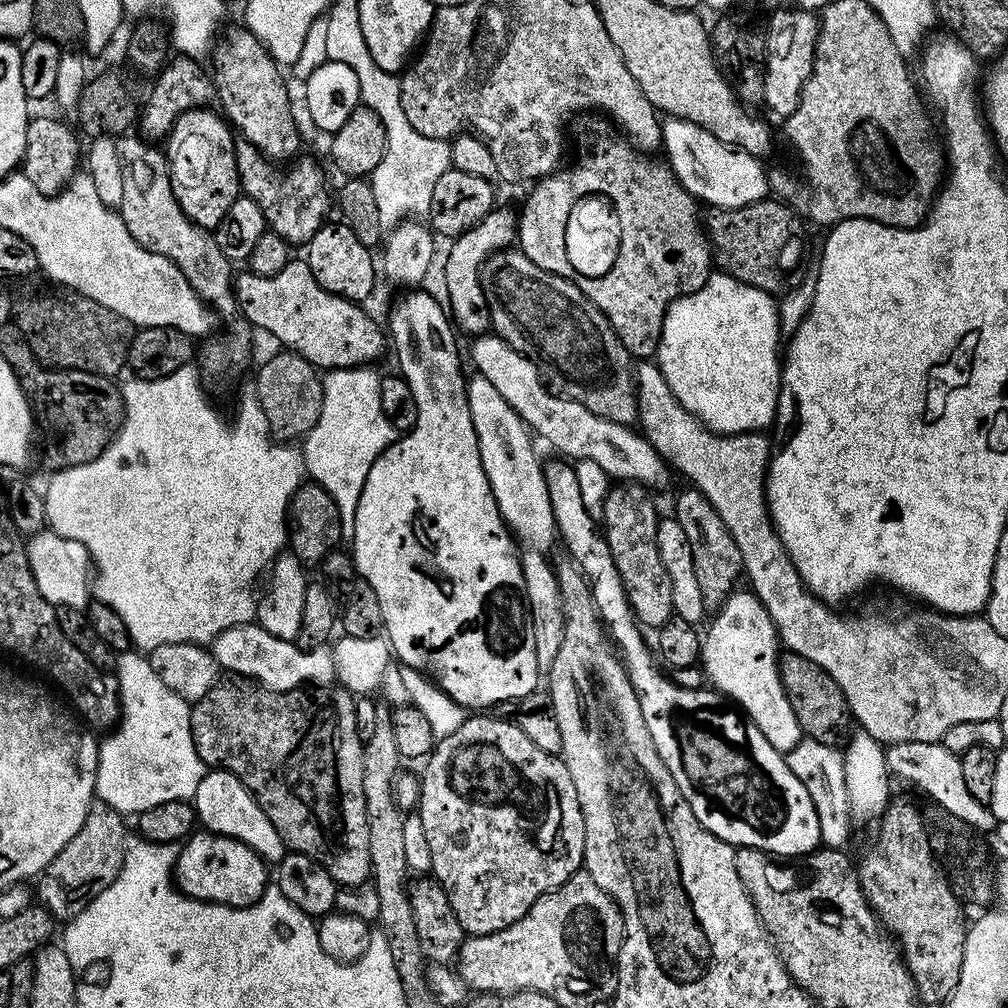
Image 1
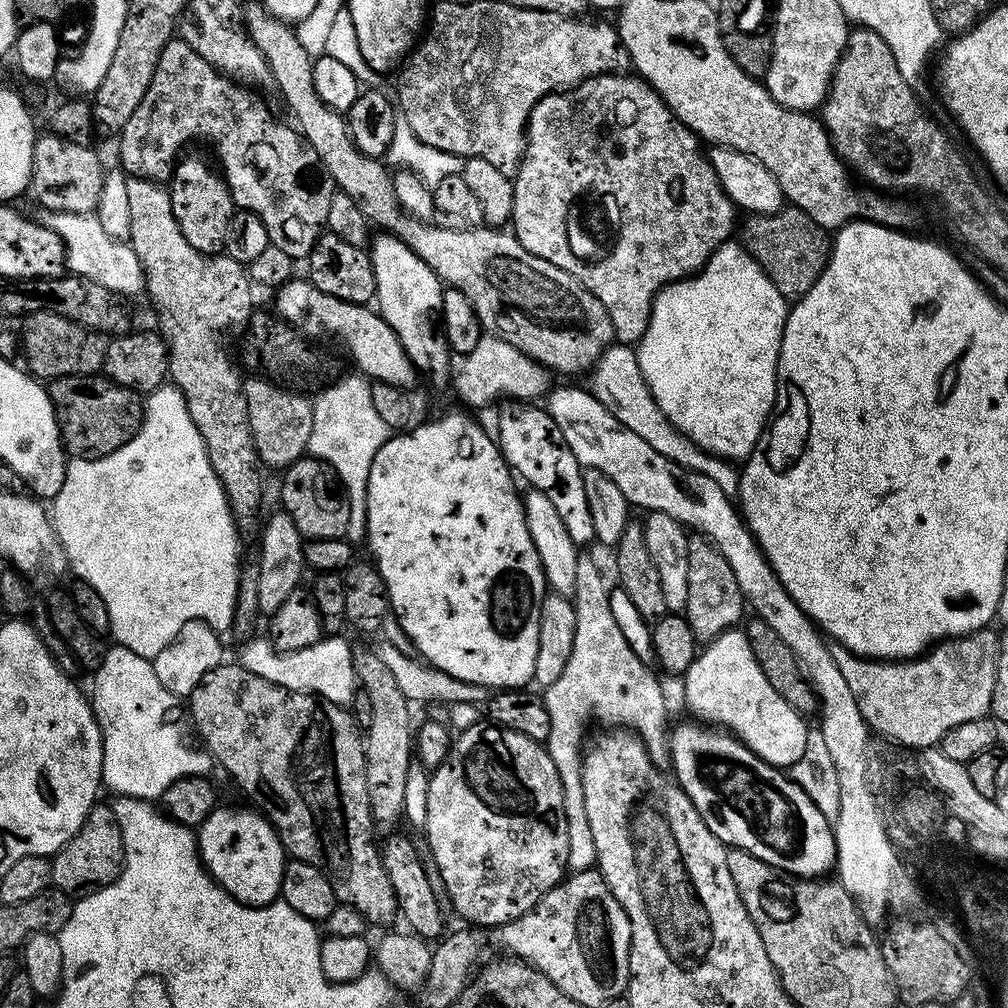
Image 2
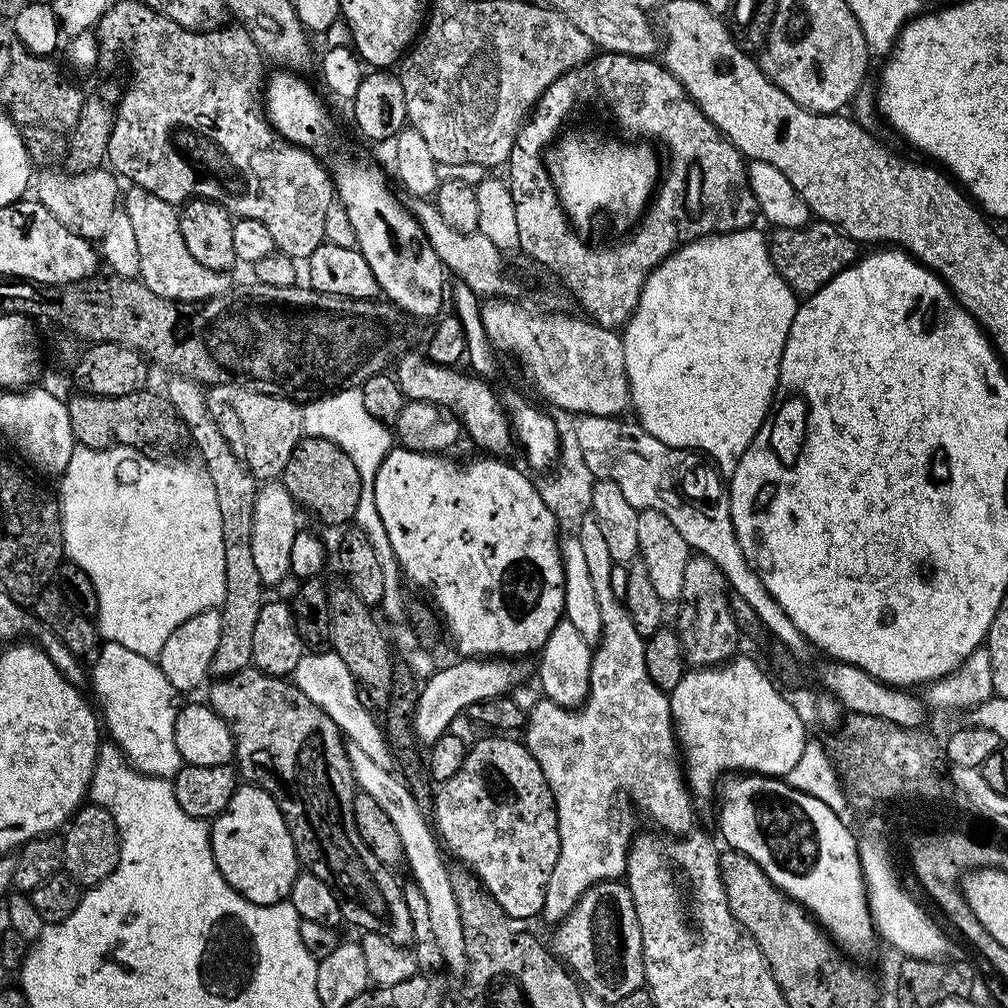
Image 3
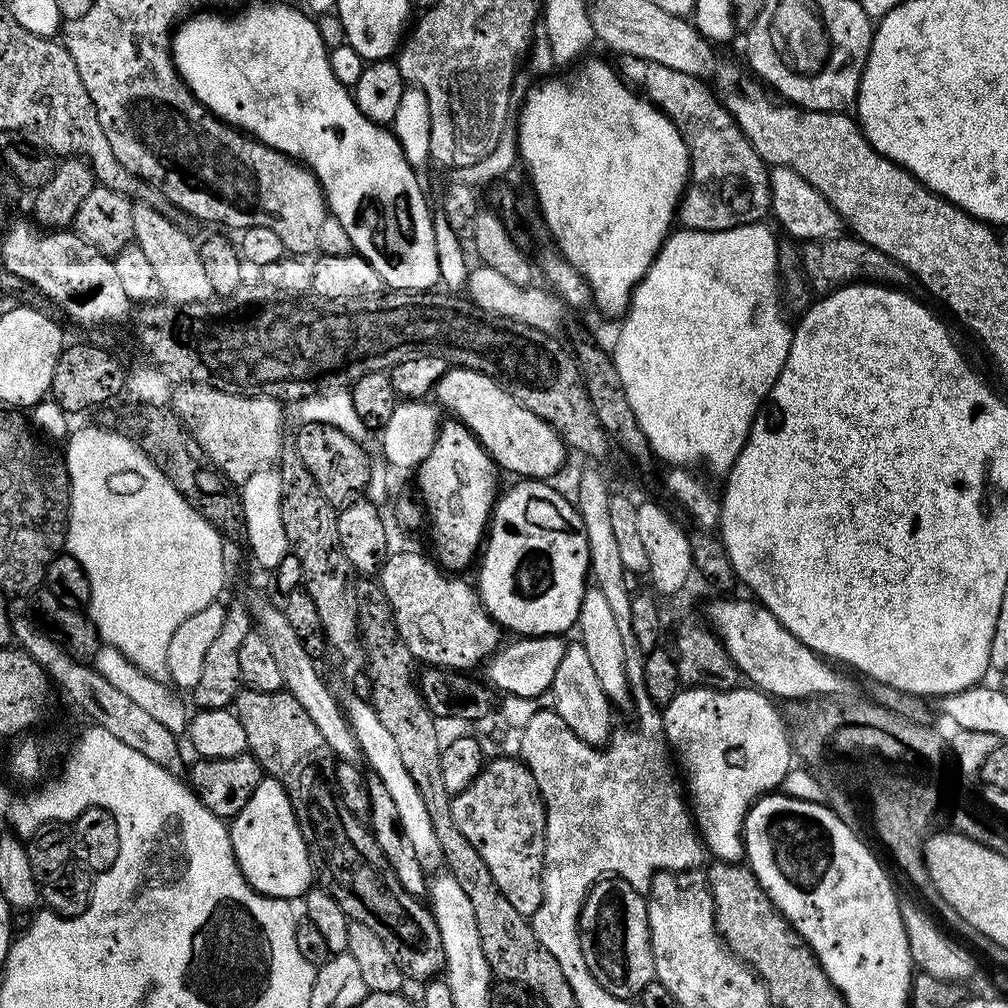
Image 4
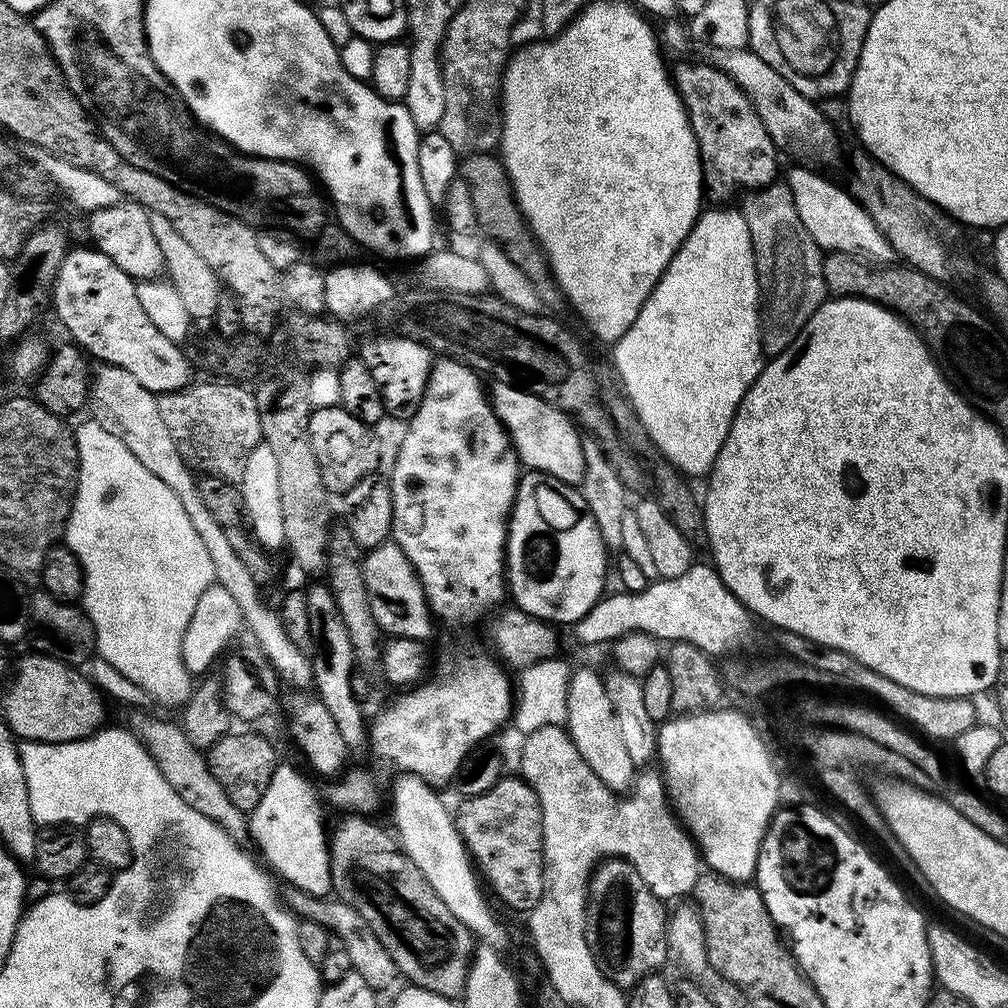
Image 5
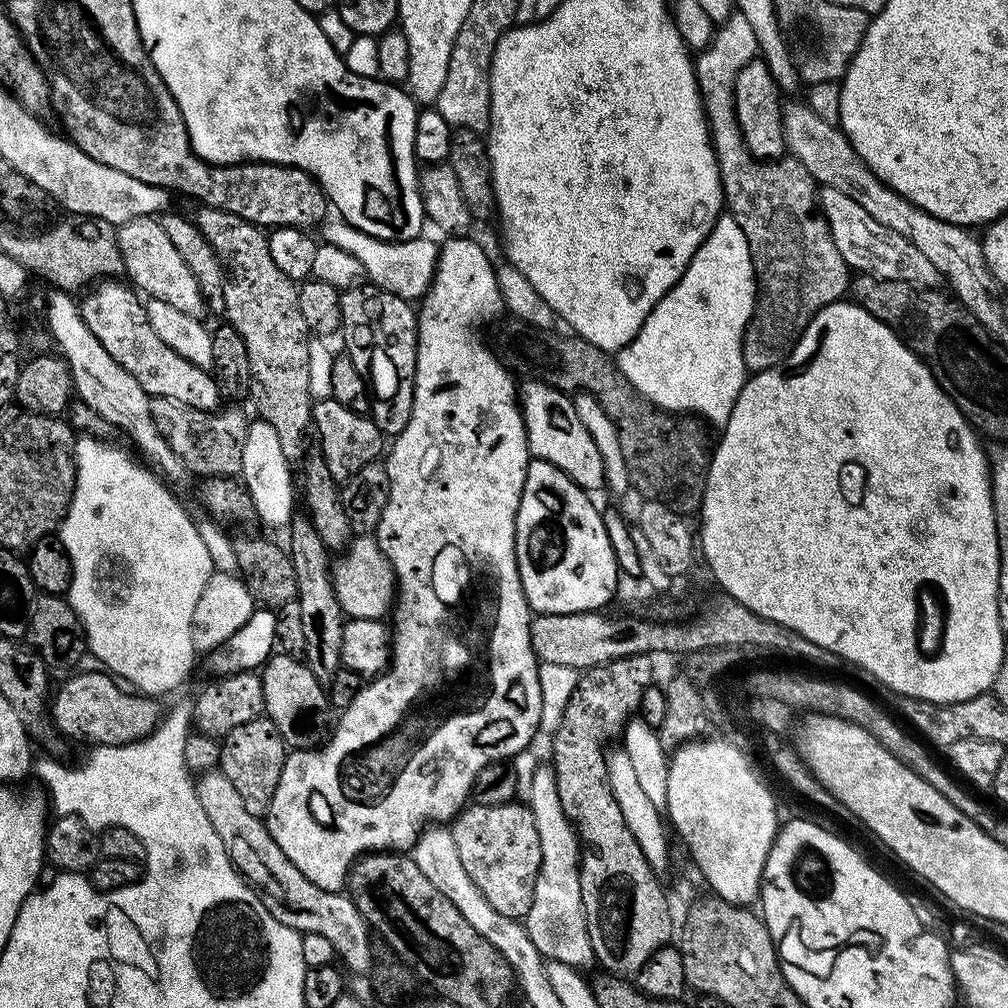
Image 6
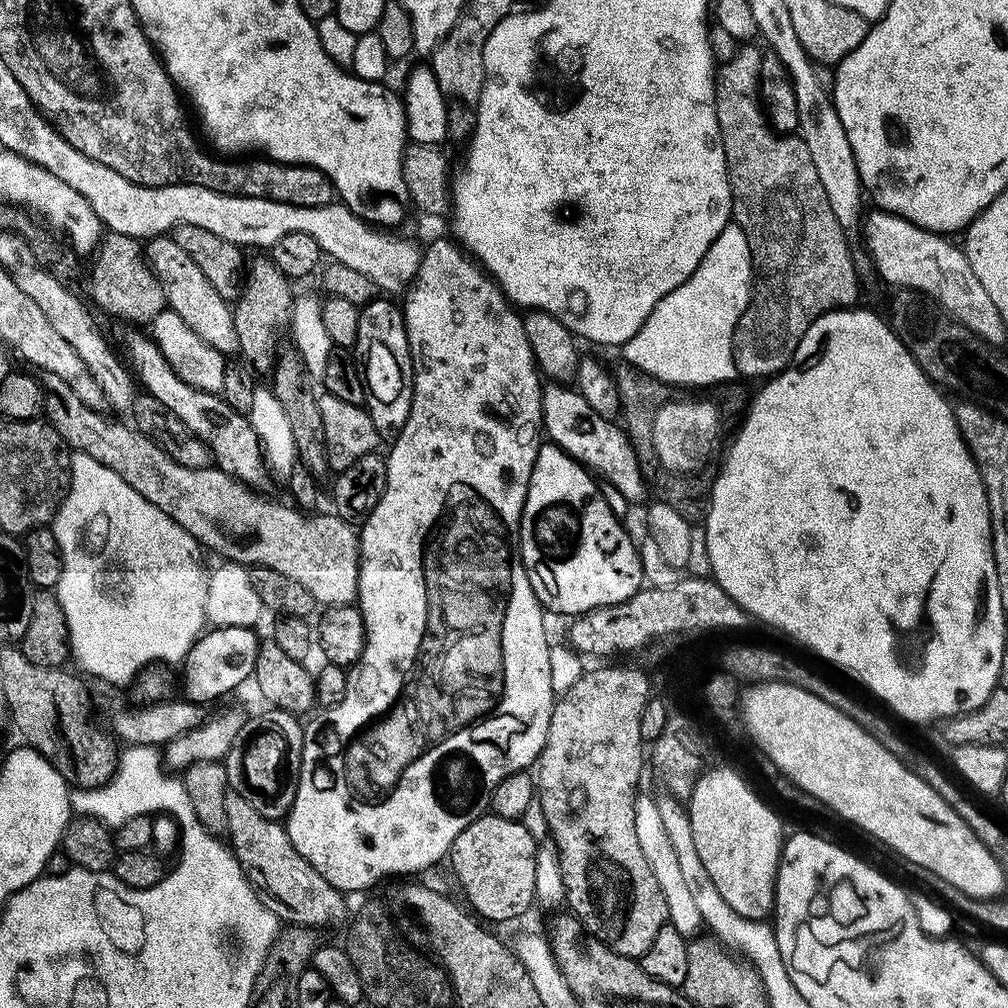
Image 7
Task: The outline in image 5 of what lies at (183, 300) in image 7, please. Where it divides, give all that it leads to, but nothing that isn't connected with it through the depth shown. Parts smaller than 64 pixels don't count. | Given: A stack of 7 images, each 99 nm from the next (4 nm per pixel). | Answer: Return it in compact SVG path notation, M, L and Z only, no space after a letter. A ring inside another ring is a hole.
M121 202L91 213L87 217L91 243L126 274L137 281L155 280L164 272L164 259L158 250L154 232L150 230L149 212L140 204Z

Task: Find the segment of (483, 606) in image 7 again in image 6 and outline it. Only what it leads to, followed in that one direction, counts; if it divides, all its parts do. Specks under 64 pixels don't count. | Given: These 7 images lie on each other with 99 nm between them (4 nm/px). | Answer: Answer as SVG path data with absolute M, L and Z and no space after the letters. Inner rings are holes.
M453 236L445 239L443 241L445 244L441 243L439 245L436 254L436 273L432 275L432 284L428 287L427 292L424 293L418 304L418 319L416 322L416 373L414 374L414 402L412 403L410 422L406 426L406 430L399 432L391 441L390 447L386 452L388 477L390 478L392 485L390 486L388 501L382 510L382 518L378 522L374 535L378 542L378 546L382 550L382 554L386 554L386 558L394 570L394 574L396 575L396 587L398 589L398 599L394 604L396 628L394 624L394 631L390 636L392 641L390 663L379 676L369 679L367 683L357 689L356 696L350 704L343 708L339 713L340 721L338 721L337 724L335 721L334 727L331 729L330 735L328 739L324 741L322 747L301 748L299 750L289 751L287 755L285 755L284 765L282 766L282 778L278 778L278 786L274 790L274 798L268 803L266 823L270 830L270 834L274 838L274 842L278 842L282 854L286 854L286 858L290 858L290 862L294 862L294 866L298 866L298 870L302 870L302 874L306 874L306 878L310 878L310 882L314 882L314 886L318 886L327 892L345 891L348 882L348 873L352 871L352 865L356 863L361 854L371 854L373 852L399 852L404 854L409 850L412 850L415 847L416 841L419 839L421 832L425 830L426 825L429 822L451 821L456 813L461 811L461 809L469 803L472 795L472 787L474 786L474 778L478 778L478 774L482 769L491 764L511 761L511 756L518 755L519 752L535 738L535 736L538 736L540 714L542 712L542 691L539 685L540 665L536 659L536 651L532 648L532 621L534 619L534 613L526 602L526 594L522 590L522 582L520 581L520 575L518 574L518 562L516 561L516 511L520 509L520 499L522 498L522 490L524 489L524 483L526 482L526 470L528 469L530 453L528 451L528 439L526 438L524 415L520 412L520 406L518 403L517 381L512 381L512 376L508 373L509 365L505 363L505 361L501 359L493 349L492 353L491 350L488 349L478 337L476 337L476 332L472 329L482 327L484 320L488 320L491 316L496 316L499 312L503 313L505 311L504 299L502 298L502 294L498 292L498 278L495 276L497 265L495 263L492 264L492 260L488 256L484 256L480 260L480 255L483 254L484 248L478 241L472 239L473 238L469 238L468 236Z

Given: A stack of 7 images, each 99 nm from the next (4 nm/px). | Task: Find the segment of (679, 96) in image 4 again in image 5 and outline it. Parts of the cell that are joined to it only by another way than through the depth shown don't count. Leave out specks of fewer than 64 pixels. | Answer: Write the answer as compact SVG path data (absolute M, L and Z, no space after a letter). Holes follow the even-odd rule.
M706 62L680 64L674 68L674 83L698 142L709 201L732 202L740 188L766 188L777 179L776 144L766 126L762 126L762 118L758 118L750 98L725 72Z

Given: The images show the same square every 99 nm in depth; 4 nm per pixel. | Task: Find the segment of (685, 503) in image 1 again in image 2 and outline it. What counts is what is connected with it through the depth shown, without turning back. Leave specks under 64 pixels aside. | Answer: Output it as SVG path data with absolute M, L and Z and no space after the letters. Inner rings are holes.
M699 534L689 535L688 557L690 571L686 577L686 606L682 614L687 618L690 630L694 630L697 641L716 640L741 623L740 615L746 612L744 595L738 586L738 578L734 578L734 570L730 570L730 562L722 558L715 544Z

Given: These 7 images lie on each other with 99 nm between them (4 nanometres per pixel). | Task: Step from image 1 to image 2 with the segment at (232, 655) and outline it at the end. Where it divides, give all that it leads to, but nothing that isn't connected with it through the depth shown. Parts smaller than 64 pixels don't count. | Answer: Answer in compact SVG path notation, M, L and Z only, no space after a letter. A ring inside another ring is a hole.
M332 634L322 638L314 646L303 648L297 652L278 652L271 639L256 640L248 638L240 648L238 663L250 674L258 674L258 678L266 678L266 682L274 682L278 686L286 686L295 692L311 692L322 700L329 700L341 706L351 705L352 696L358 689L354 648L344 641L340 634Z

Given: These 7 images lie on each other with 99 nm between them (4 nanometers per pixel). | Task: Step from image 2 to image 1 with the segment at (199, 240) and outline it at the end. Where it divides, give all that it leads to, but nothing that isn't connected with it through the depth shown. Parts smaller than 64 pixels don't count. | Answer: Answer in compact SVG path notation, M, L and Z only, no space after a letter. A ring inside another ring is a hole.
M207 107L191 108L176 119L166 137L166 155L170 186L182 214L200 228L215 230L222 218L226 218L230 206L242 195L242 189L236 165L238 140L234 129L219 111L208 111Z

